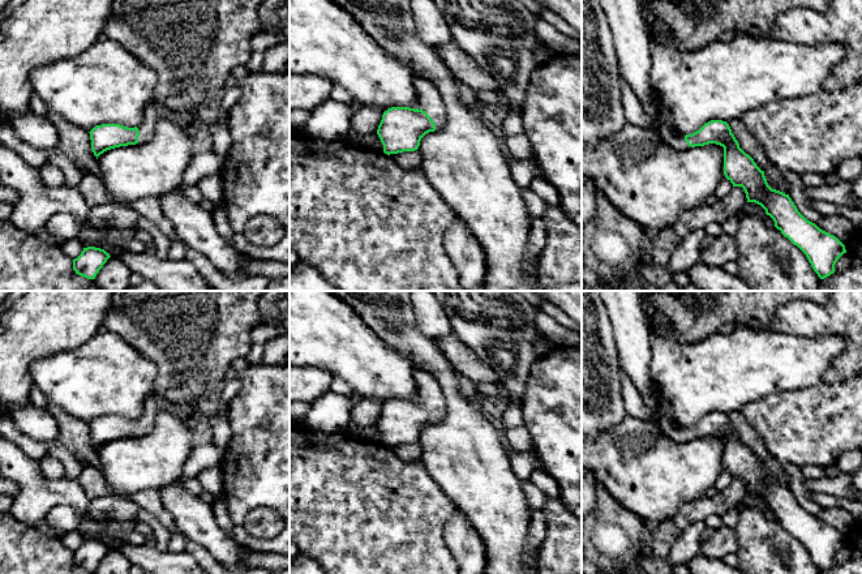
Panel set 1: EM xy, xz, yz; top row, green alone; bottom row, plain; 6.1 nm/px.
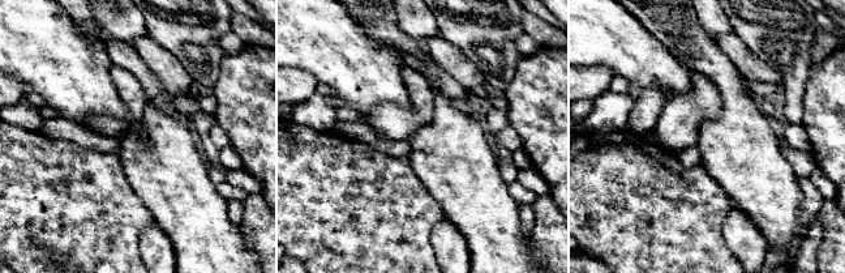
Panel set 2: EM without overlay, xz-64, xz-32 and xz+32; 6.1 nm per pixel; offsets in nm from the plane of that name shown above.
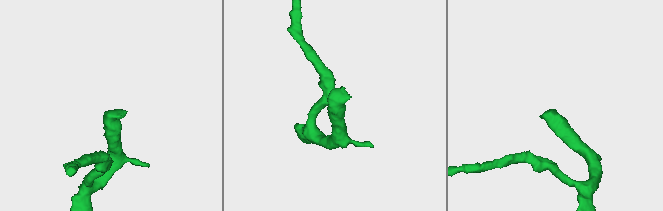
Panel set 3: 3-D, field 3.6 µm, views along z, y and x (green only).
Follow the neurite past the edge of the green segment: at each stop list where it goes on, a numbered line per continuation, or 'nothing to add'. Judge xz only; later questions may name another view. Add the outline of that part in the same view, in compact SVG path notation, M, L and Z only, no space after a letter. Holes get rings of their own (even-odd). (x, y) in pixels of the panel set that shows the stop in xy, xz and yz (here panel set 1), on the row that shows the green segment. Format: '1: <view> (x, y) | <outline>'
1: xz (429, 99) | M415 76L413 86L417 95L417 108L425 111L436 124L436 130L446 123L446 108L441 93L428 80Z

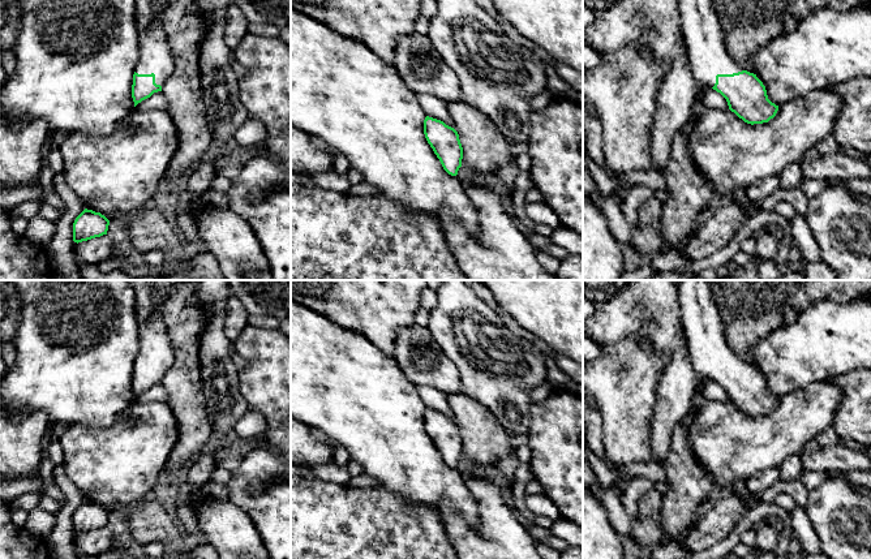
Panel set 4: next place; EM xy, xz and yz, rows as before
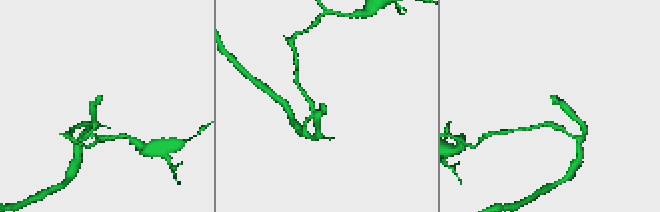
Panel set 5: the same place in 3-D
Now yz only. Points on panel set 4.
1: yz (708, 56) | M678 0L683 42L694 78L713 87L717 74L743 69L733 60L711 0Z

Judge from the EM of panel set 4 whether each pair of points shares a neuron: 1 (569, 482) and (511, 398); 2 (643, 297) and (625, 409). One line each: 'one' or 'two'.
1: two
2: two

